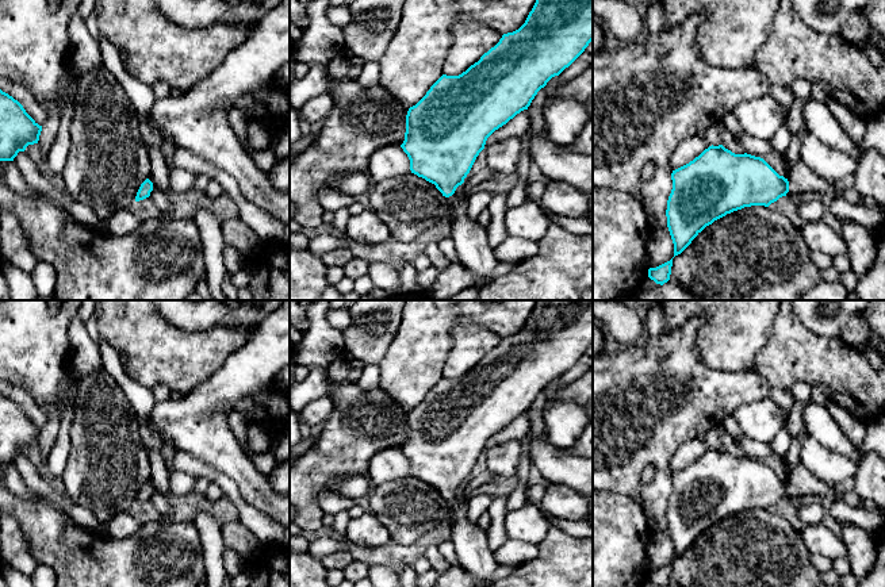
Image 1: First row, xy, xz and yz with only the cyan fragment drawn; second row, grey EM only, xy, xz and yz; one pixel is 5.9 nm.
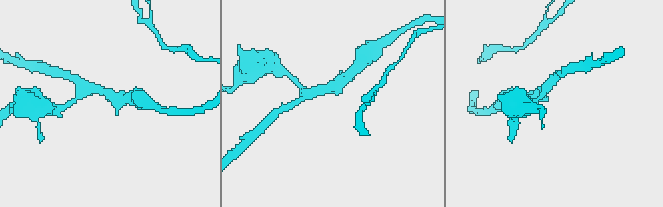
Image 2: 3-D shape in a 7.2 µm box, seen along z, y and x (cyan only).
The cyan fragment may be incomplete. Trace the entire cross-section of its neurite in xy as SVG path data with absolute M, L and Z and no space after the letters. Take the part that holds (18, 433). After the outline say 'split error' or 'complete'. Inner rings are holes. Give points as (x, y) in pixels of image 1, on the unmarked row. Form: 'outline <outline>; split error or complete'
outline M0 392L0 464L14 464L19 454L38 446L41 434L23 408Z; complete

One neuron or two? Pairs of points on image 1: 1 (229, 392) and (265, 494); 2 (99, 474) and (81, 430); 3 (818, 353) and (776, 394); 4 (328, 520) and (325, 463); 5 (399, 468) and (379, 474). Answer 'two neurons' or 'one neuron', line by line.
1: one neuron
2: one neuron
3: two neurons
4: two neurons
5: one neuron

